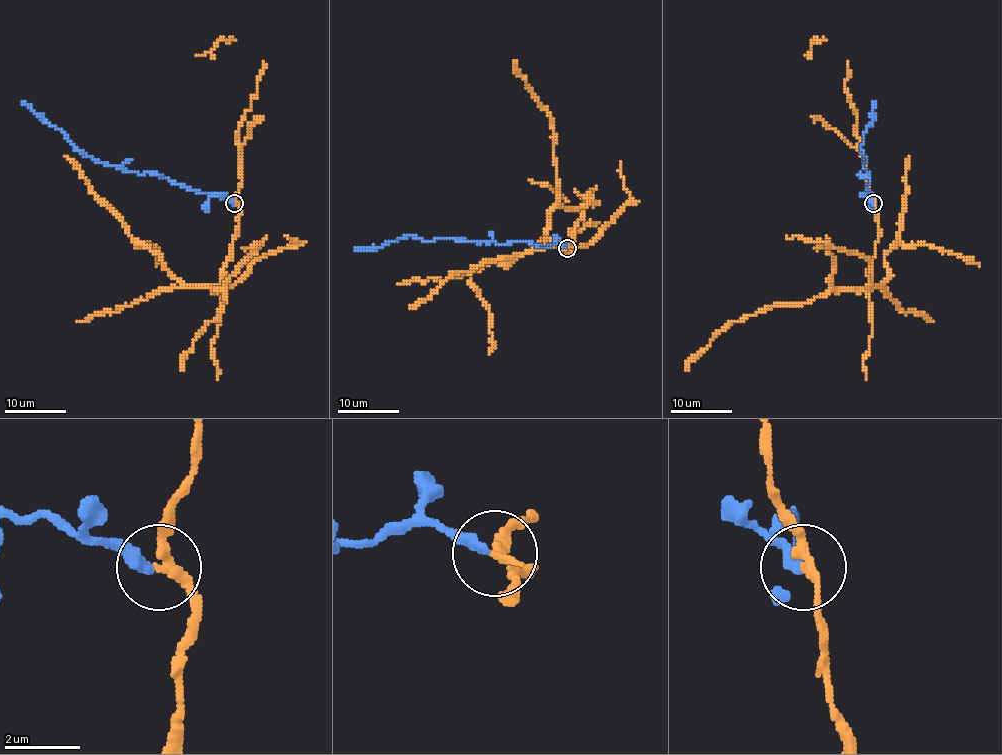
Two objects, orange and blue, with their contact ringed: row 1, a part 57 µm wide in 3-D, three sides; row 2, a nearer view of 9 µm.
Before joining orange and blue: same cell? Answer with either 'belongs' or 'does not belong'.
does not belong

